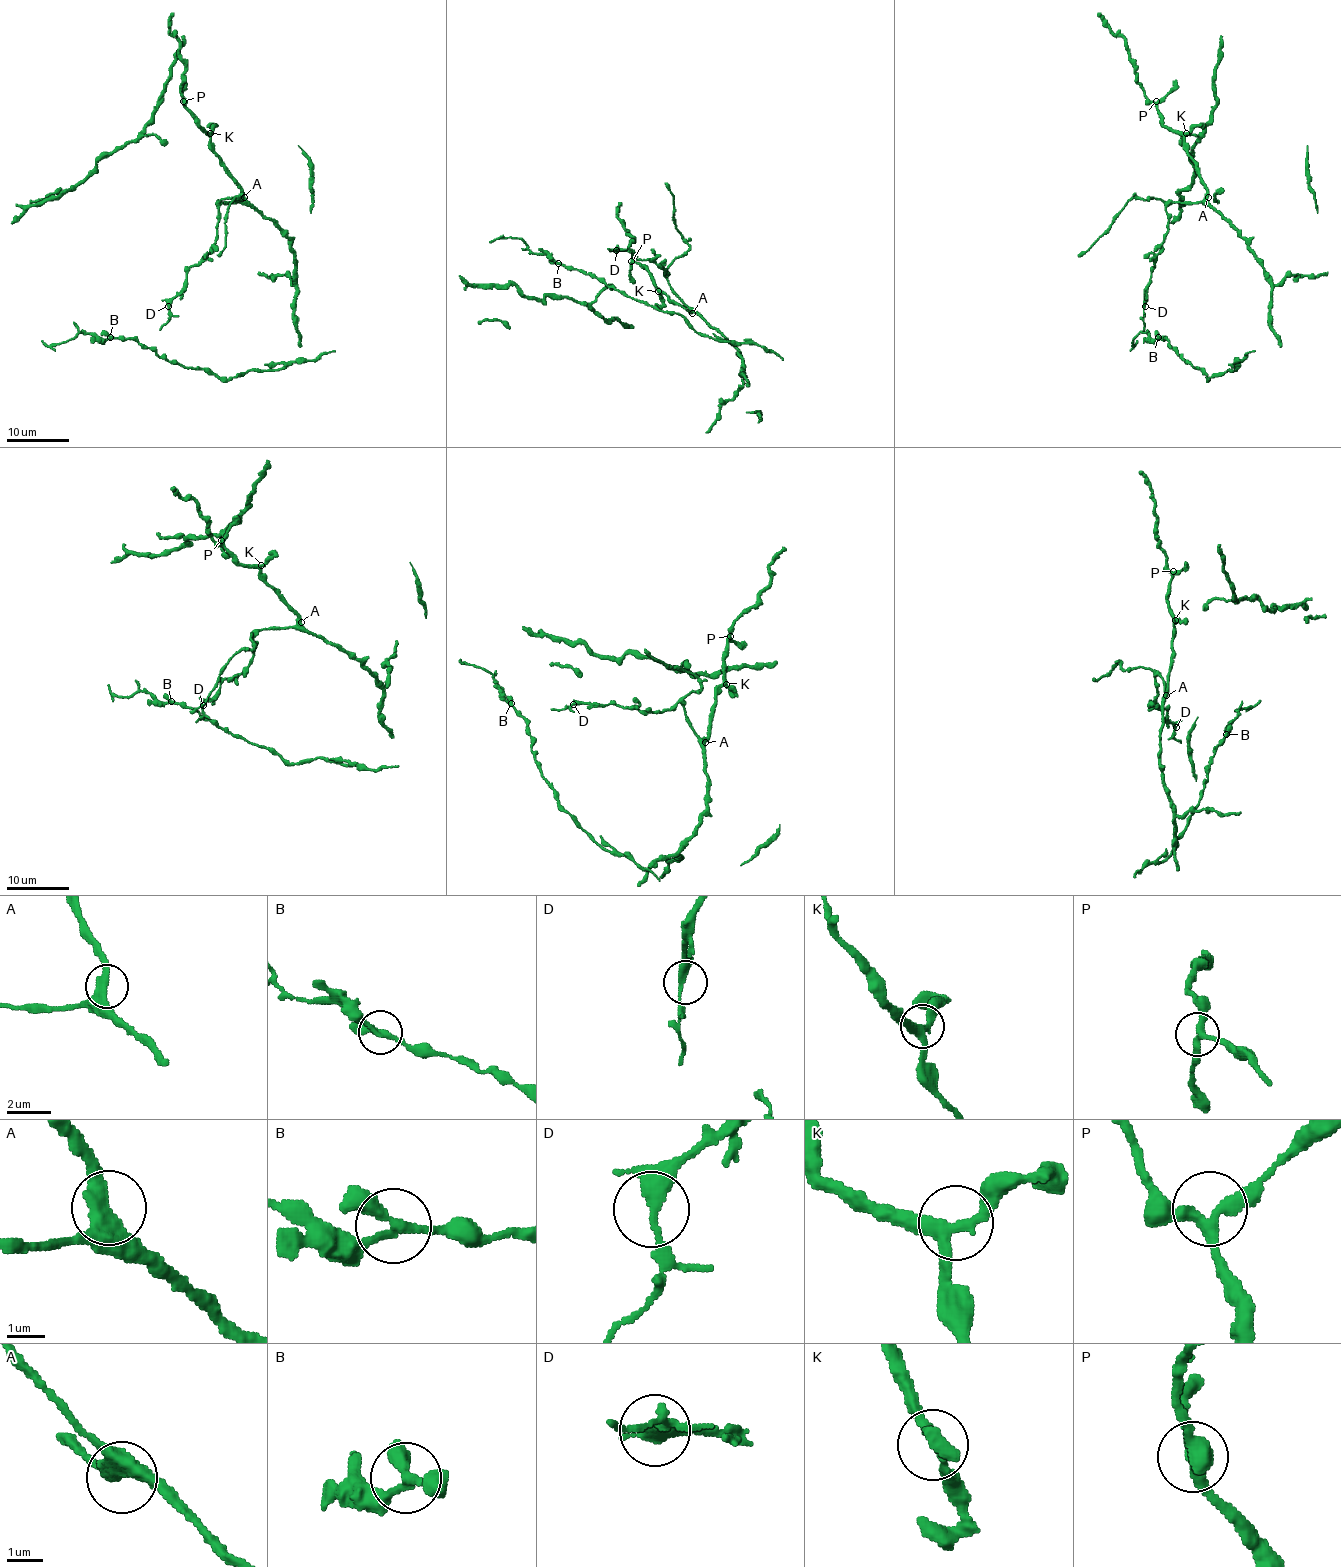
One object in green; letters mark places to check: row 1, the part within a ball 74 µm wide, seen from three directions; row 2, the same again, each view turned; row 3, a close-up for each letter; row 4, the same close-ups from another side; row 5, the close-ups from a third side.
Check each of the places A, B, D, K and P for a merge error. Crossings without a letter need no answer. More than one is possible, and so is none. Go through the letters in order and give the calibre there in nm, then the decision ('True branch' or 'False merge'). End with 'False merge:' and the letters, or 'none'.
A: Thickness 400 nm. True branch
B: Thickness 260 nm. True branch
D: Thickness 280 nm. True branch
K: Thickness 280 nm. True branch
P: Thickness 280 nm. True branch
False merge: none

